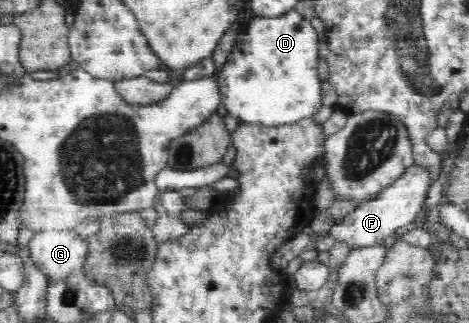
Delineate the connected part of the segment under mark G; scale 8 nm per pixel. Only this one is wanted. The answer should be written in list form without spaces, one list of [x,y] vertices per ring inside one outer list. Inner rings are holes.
[[[73,230],[36,231],[27,247],[35,267],[51,283],[83,272],[87,240]]]

